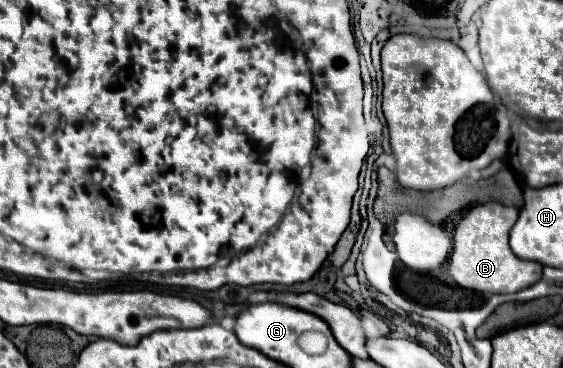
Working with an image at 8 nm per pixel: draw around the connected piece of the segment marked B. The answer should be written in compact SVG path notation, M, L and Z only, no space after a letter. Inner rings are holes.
M499 202L473 206L465 214L465 218L455 228L453 248L447 260L449 274L461 288L491 294L511 294L541 280L543 266L537 262L517 258L509 248L509 232L517 222L517 216L519 216L517 208L503 206Z

